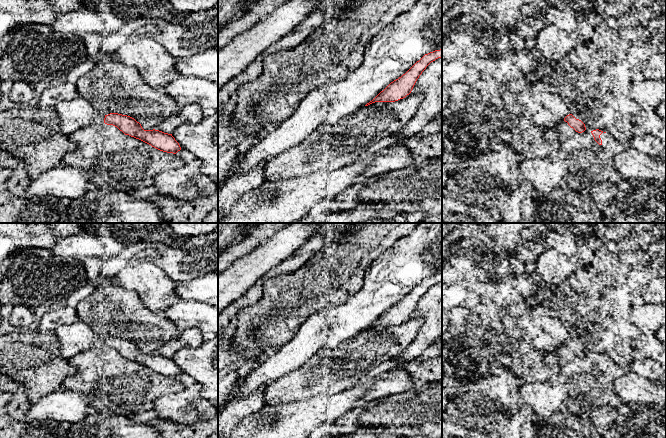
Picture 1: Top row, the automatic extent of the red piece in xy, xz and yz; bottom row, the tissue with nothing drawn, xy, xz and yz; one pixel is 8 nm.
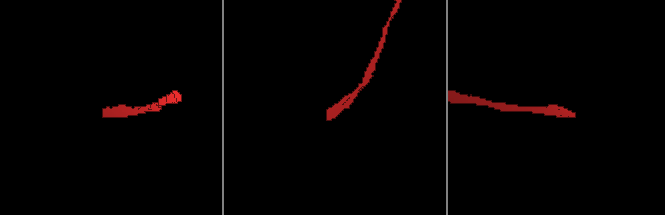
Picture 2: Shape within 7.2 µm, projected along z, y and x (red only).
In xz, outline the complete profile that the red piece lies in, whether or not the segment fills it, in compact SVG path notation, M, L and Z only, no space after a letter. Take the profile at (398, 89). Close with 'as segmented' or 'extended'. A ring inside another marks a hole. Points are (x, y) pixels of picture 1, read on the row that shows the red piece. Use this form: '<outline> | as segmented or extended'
M442 49L425 54L405 74L391 82L368 106L375 102L395 102L409 95L422 72L433 61L442 57Z | as segmented

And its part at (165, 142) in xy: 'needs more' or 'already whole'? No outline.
already whole

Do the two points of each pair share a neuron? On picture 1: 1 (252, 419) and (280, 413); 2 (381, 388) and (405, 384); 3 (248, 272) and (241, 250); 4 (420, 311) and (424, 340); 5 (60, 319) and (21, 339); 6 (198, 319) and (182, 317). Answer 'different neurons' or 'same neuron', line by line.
1: same neuron
2: same neuron
3: different neurons
4: same neuron
5: different neurons
6: same neuron

